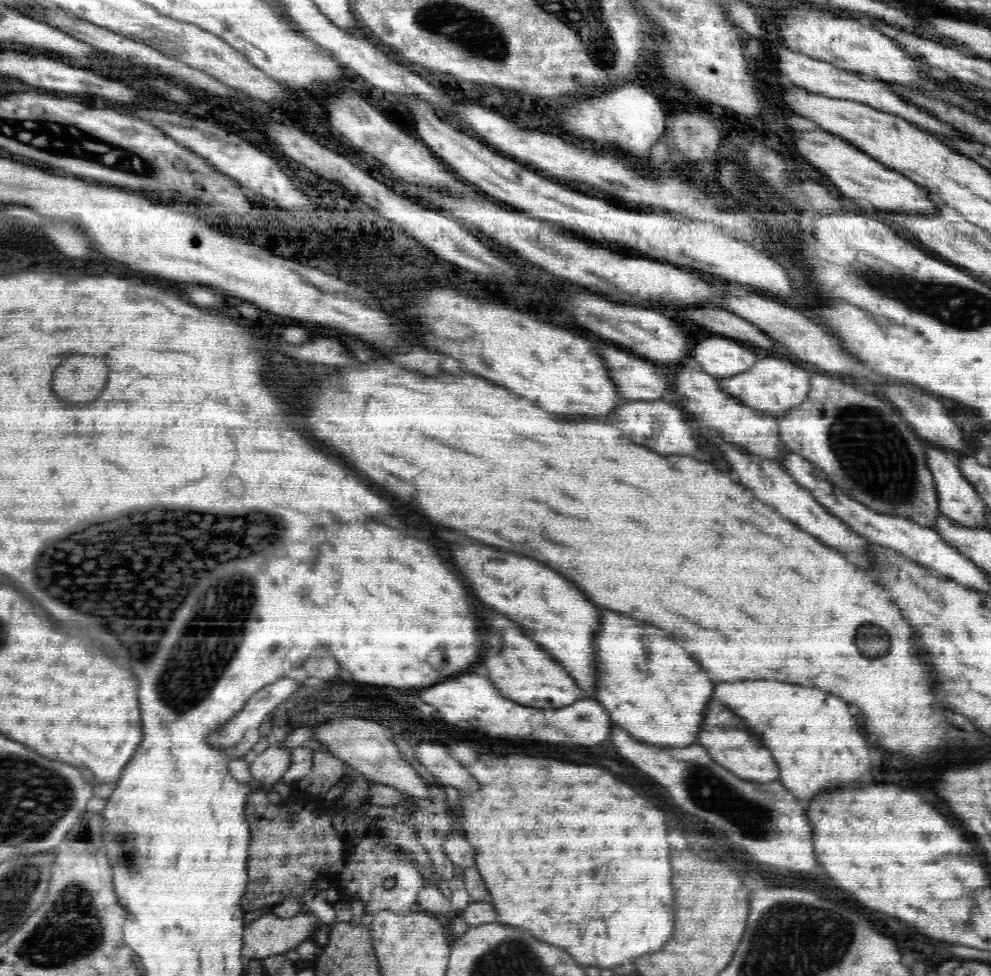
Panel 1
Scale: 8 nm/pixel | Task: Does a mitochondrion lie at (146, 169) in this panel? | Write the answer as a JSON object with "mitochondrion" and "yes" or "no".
{"mitochondrion":"no"}

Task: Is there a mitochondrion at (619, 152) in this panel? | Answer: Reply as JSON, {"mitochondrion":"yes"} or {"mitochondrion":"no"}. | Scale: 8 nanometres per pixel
{"mitochondrion":"no"}

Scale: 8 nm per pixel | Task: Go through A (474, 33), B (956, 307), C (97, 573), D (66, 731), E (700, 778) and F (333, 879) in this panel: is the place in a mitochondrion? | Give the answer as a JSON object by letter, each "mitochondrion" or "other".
{"A":"mitochondrion","B":"mitochondrion","C":"mitochondrion","D":"other","E":"mitochondrion","F":"other"}

